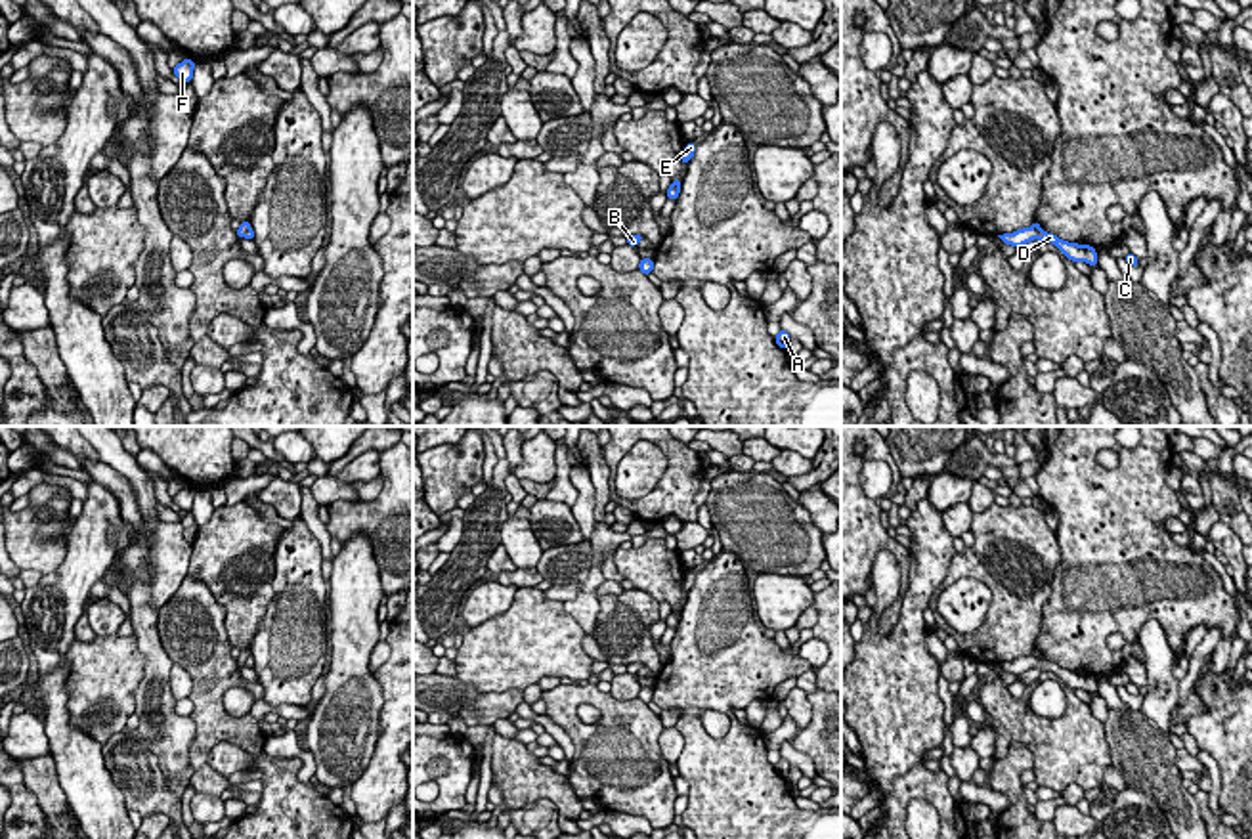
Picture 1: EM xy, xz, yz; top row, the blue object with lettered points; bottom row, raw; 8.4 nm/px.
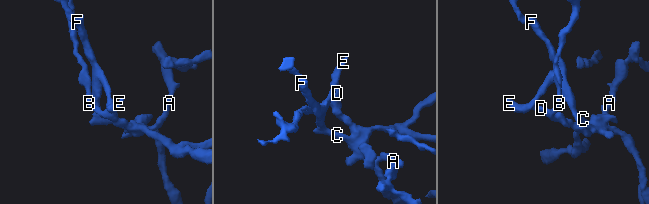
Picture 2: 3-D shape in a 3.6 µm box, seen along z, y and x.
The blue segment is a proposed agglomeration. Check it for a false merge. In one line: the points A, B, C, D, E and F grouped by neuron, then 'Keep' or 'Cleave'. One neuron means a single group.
Groups: A C F / B D E. Cleave

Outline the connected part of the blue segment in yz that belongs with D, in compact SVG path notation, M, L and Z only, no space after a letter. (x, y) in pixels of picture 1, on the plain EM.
M1023 656L1023 657L1017 657L1013 661L1002 661L998 665L1005 673L1011 673L1011 675L1023 675L1023 673L1030 671L1032 667L1038 667L1042 671L1055 673L1072 690L1086 690L1088 694L1090 692L1099 694L1097 692L1097 680L1093 675L1063 669L1057 663L1047 661L1044 657Z

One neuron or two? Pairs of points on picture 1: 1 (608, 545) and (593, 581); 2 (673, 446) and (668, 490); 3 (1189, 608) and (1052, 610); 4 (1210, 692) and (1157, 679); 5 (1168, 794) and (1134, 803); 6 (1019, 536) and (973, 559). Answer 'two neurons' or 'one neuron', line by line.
1: one neuron
2: one neuron
3: one neuron
4: two neurons
5: two neurons
6: one neuron

